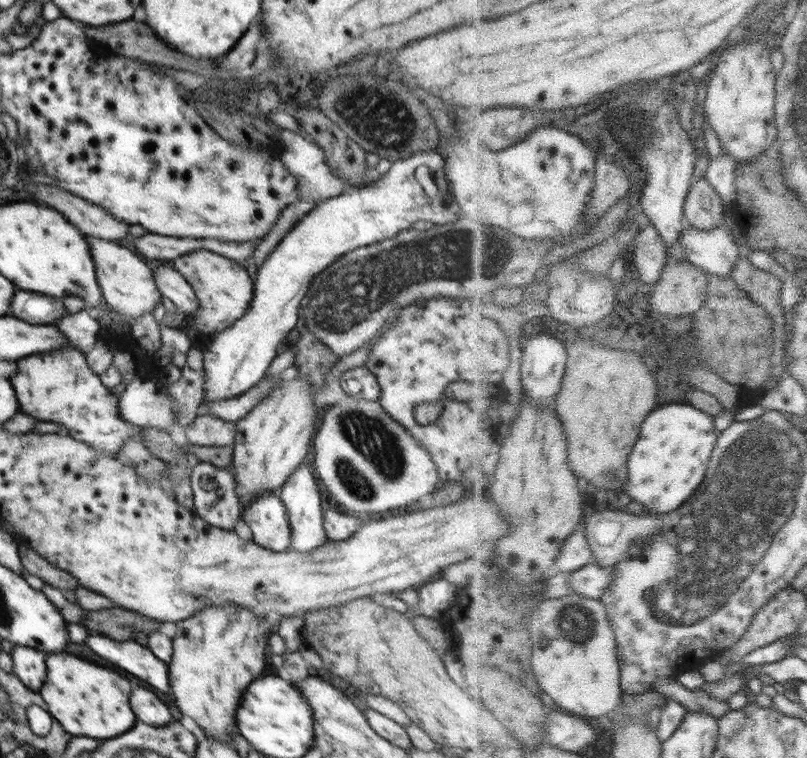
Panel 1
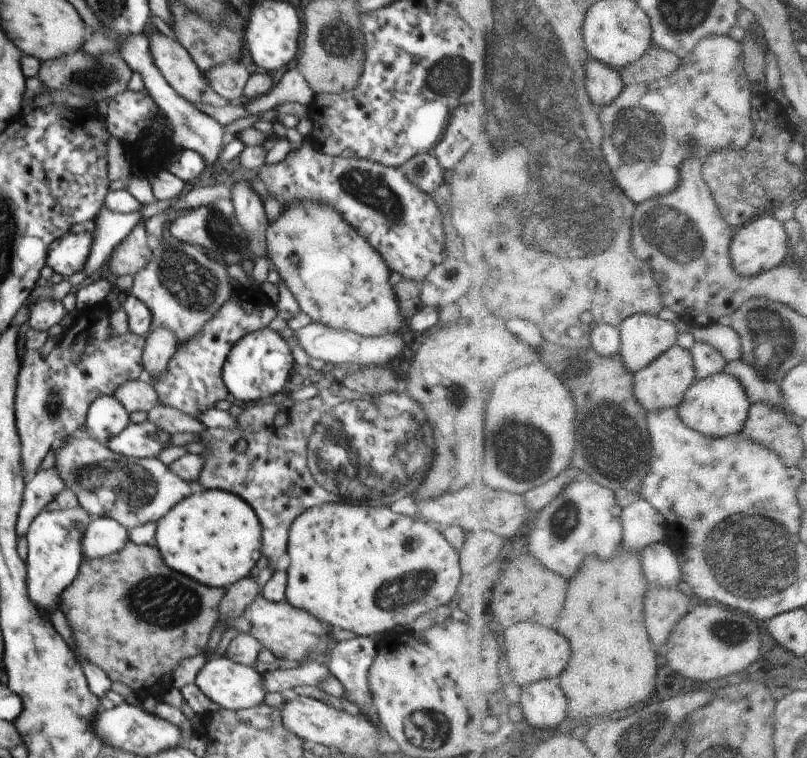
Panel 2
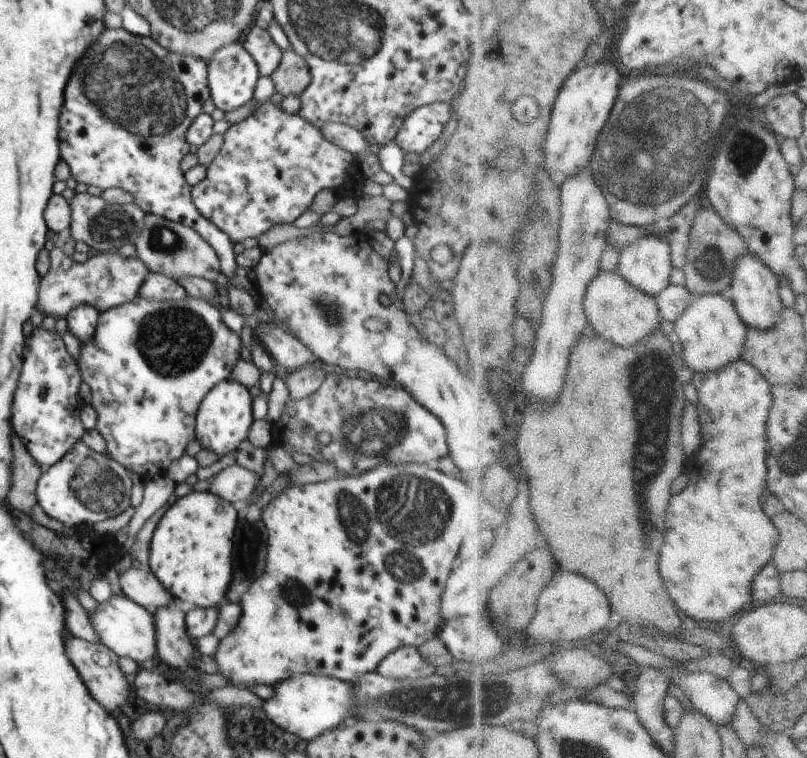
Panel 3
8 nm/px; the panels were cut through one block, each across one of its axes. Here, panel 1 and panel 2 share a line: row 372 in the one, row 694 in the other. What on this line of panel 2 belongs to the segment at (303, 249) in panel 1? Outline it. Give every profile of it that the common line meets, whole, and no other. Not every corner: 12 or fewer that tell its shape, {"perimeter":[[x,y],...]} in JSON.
{"perimeter":[[226,656],[210,659],[195,678],[220,708],[263,703],[254,666]]}

